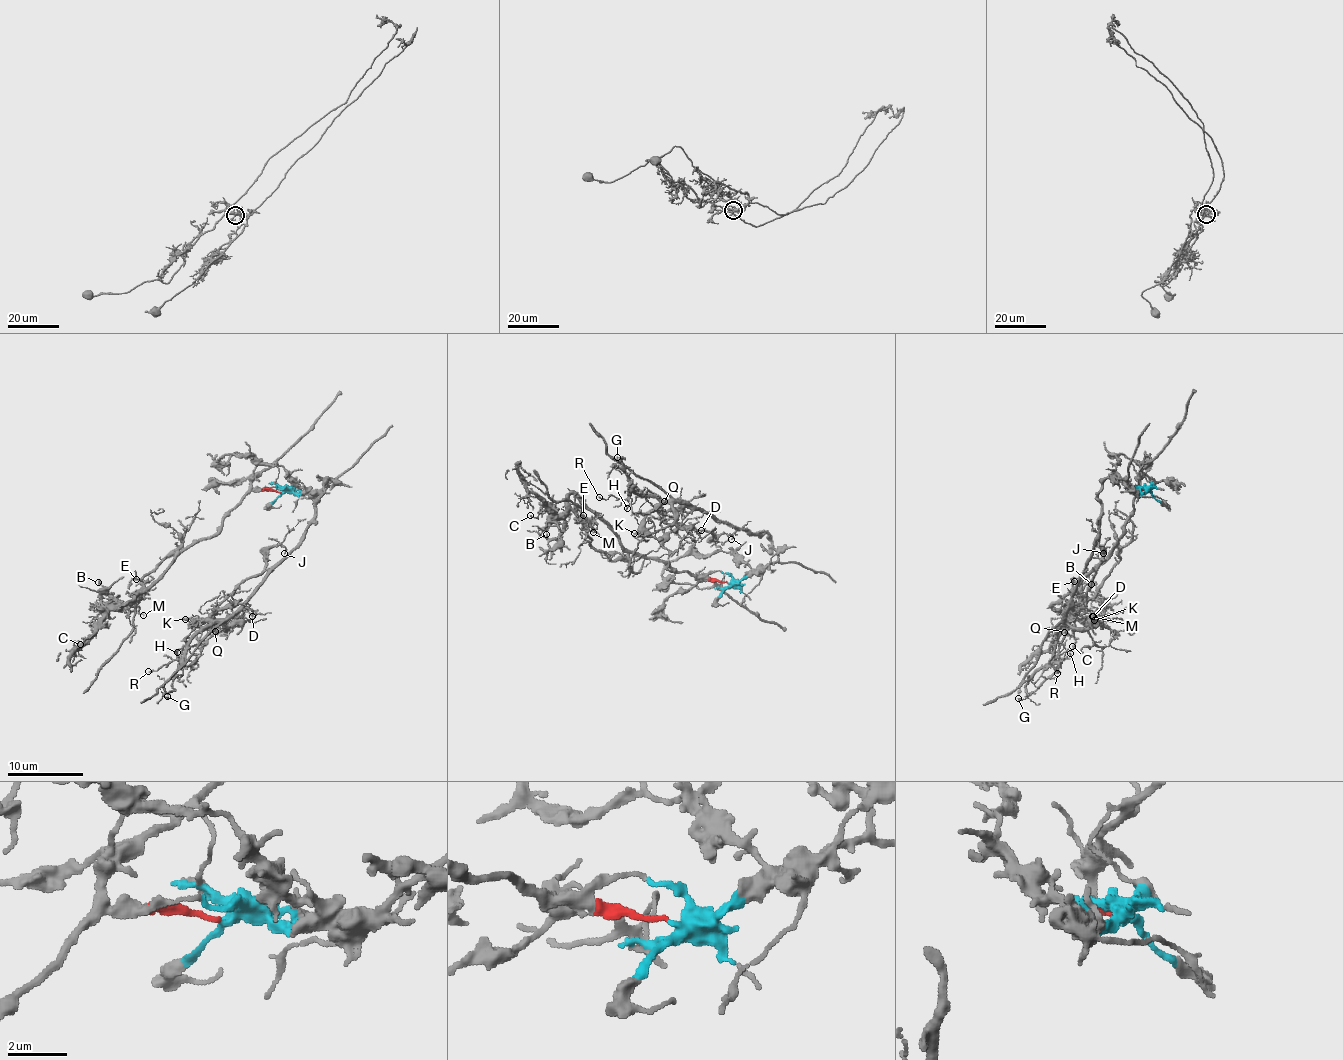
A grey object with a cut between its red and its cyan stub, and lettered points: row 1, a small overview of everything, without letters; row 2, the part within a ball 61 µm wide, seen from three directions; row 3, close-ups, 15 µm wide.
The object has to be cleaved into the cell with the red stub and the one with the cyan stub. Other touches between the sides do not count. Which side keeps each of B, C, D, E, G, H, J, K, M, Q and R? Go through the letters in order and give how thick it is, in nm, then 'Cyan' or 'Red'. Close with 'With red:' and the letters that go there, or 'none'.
B: Thickness 180 nm. Red
C: Thickness 110 nm. Red
D: Thickness 90 nm. Cyan
E: Thickness 130 nm. Red
G: Thickness 130 nm. Cyan
H: Thickness 110 nm. Cyan
J: Thickness 130 nm. Cyan
K: Thickness 150 nm. Cyan
M: Thickness 80 nm. Red
Q: Thickness 110 nm. Cyan
R: Thickness 120 nm. Cyan
With red: B, C, E, M

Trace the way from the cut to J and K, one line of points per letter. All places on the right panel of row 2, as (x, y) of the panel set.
J: (1147, 491), (1107, 478), (1097, 495), (1100, 538), (1071, 607), (1086, 603), (1098, 546), (1103, 553)
K: (1147, 491), (1133, 491), (1124, 479), (1107, 478), (1101, 485), (1100, 538), (1069, 601), (1072, 618), (1094, 620)

